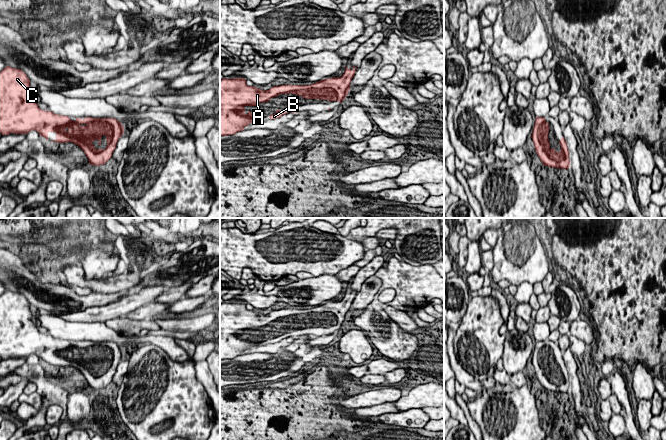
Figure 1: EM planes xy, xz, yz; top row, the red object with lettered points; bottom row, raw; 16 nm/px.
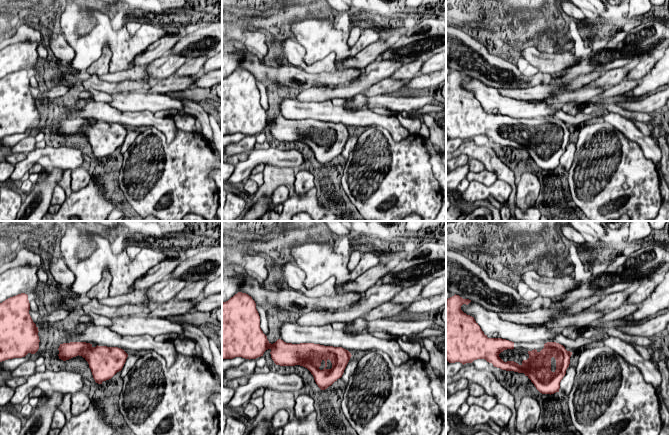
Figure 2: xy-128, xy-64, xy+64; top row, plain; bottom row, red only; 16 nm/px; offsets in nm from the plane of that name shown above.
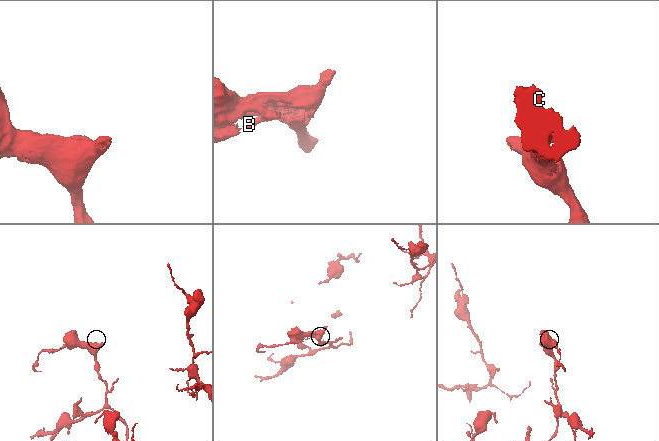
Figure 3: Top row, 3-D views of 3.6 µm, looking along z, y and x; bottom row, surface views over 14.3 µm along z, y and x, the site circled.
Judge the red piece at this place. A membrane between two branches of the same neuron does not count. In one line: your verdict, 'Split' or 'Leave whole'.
Leave whole

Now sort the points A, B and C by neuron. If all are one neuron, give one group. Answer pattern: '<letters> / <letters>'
A B C

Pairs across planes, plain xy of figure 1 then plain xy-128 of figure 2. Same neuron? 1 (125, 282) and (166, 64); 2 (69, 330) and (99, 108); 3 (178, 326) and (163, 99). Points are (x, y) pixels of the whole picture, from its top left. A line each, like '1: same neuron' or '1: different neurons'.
1: same neuron
2: same neuron
3: same neuron

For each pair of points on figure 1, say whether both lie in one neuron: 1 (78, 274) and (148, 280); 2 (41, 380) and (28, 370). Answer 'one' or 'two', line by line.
1: one
2: one

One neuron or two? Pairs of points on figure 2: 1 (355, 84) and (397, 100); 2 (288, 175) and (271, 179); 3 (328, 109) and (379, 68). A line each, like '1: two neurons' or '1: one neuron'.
1: two neurons
2: one neuron
3: two neurons

